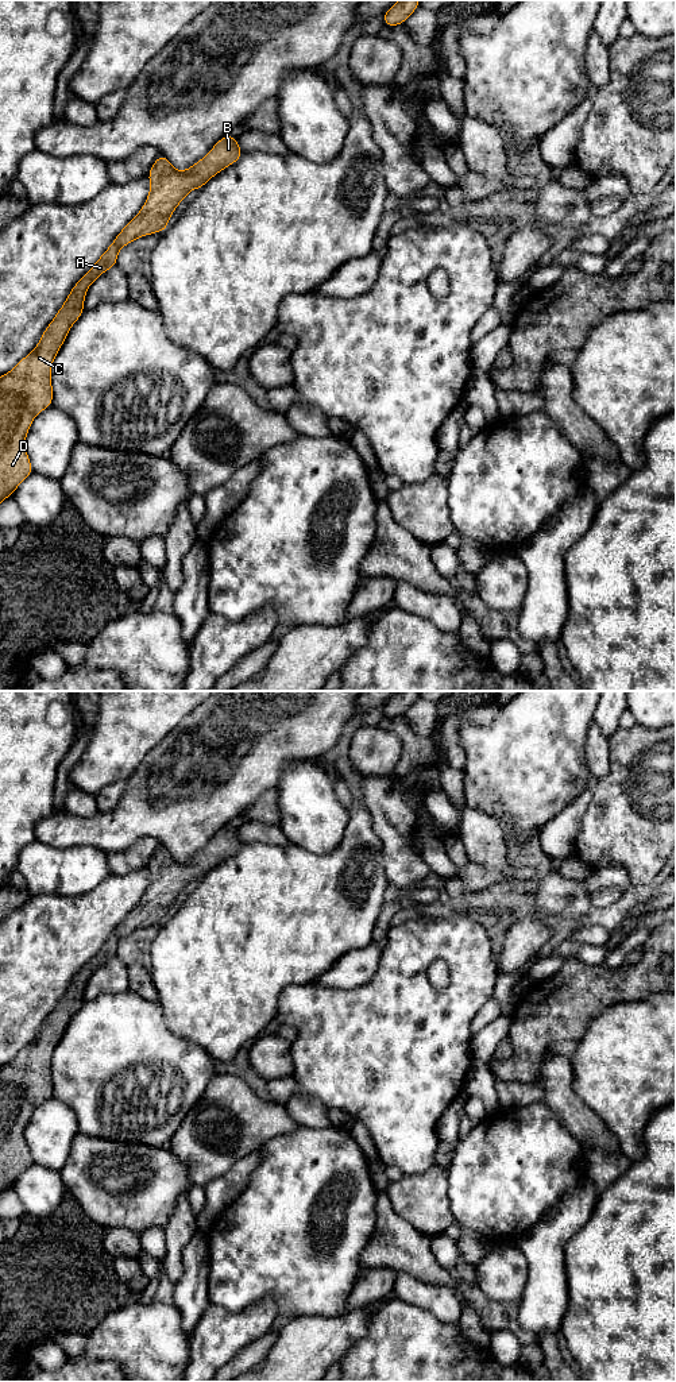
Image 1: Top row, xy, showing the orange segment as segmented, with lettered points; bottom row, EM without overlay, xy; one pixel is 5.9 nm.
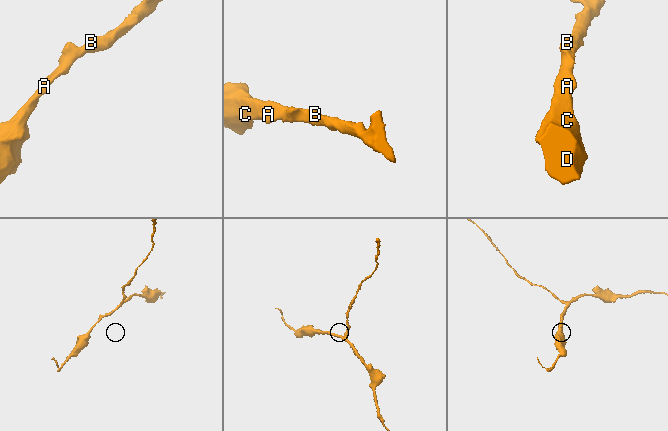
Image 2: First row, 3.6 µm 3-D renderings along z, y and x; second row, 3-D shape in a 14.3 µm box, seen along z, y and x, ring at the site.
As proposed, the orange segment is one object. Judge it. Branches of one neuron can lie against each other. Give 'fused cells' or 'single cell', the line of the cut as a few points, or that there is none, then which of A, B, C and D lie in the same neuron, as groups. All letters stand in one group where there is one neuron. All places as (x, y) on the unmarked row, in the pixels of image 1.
single cell; no cut; A B C D

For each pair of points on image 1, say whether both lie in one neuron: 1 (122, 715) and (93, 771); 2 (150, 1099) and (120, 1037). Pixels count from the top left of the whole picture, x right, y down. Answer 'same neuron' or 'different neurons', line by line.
1: same neuron
2: same neuron

